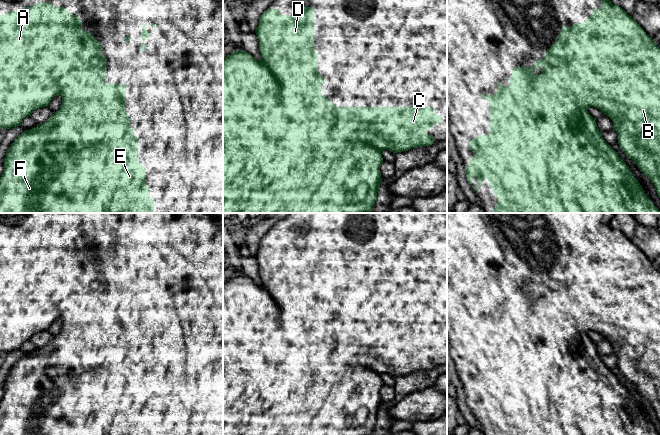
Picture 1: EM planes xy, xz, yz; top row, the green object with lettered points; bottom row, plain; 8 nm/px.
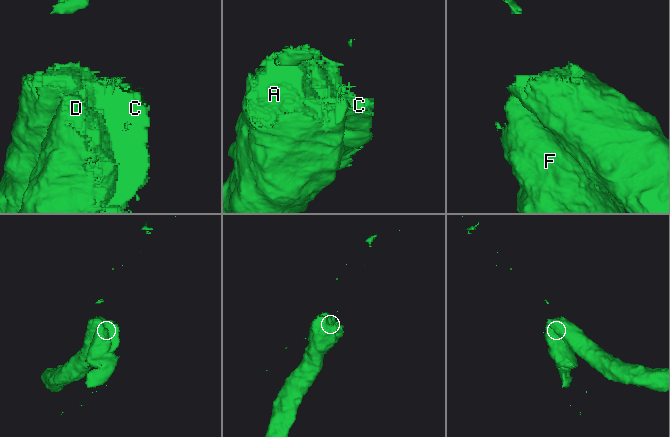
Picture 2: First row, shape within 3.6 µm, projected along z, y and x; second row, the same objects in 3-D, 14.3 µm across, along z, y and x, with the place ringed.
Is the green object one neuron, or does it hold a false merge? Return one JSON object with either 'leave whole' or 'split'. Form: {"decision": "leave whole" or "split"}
{"decision": "leave whole"}

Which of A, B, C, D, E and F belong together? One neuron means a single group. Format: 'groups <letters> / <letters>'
groups A B C D E F

